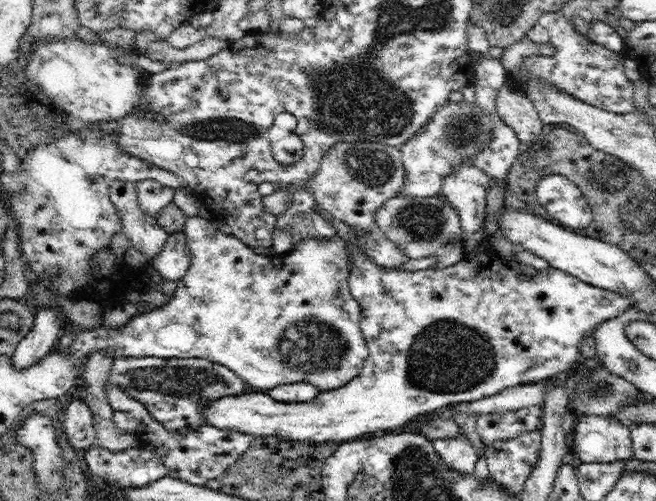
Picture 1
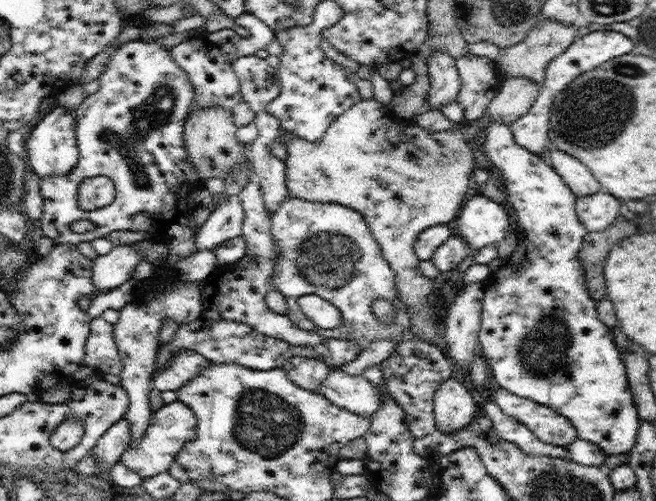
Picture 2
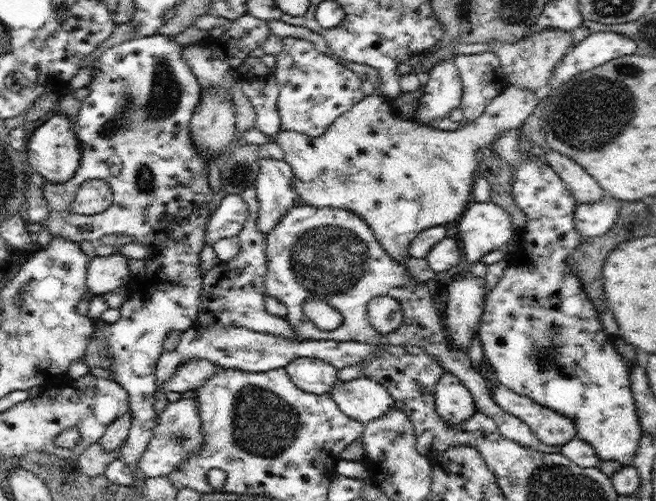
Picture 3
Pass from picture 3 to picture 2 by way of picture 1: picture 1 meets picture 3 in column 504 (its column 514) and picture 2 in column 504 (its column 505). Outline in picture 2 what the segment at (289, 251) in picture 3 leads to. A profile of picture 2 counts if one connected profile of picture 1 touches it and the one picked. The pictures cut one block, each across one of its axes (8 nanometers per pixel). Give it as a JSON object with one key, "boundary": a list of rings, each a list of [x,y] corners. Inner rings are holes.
{"boundary":[[[486,397],[481,403],[481,413],[492,420],[494,430],[500,438],[504,438],[512,444],[516,444],[524,454],[528,456],[546,456],[571,460],[568,456],[567,447],[548,444],[538,437],[518,420],[504,414],[502,409],[491,398]]]}

